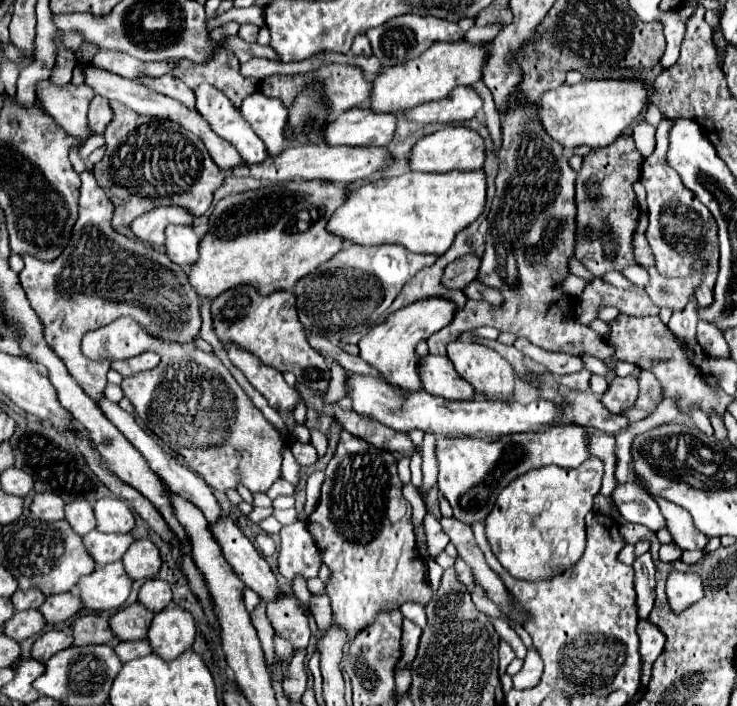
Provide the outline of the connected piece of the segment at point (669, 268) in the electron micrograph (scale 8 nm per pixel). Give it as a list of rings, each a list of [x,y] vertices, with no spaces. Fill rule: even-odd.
[[[662,120],[656,128],[656,150],[642,164],[642,184],[648,192],[648,244],[652,248],[656,268],[662,276],[668,278],[686,278],[692,274],[692,266],[696,260],[706,260],[706,268],[702,272],[702,282],[696,288],[694,296],[700,306],[712,304],[712,288],[714,288],[714,260],[718,260],[718,238],[714,230],[714,218],[710,210],[690,192],[678,172],[668,166],[666,152],[670,148],[670,126],[672,120]]]

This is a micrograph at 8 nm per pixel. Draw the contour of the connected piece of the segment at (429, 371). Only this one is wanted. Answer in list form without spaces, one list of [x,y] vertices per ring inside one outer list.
[[[428,354],[420,362],[418,372],[424,384],[424,390],[434,396],[440,396],[446,400],[474,400],[476,396],[472,386],[466,380],[462,380],[462,376],[454,370],[454,366],[450,366],[448,356]]]

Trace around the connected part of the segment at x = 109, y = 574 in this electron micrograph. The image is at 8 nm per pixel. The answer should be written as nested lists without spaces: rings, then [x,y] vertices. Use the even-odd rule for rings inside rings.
[[[114,562],[96,568],[94,574],[86,578],[80,578],[76,594],[88,610],[114,610],[126,602],[130,586],[132,580],[126,576],[122,562]]]

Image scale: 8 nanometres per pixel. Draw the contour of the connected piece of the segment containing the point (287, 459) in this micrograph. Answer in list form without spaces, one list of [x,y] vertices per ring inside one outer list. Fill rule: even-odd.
[[[284,448],[284,462],[282,462],[282,478],[288,480],[292,486],[298,486],[300,482],[300,466],[296,458],[292,456],[290,448]]]

